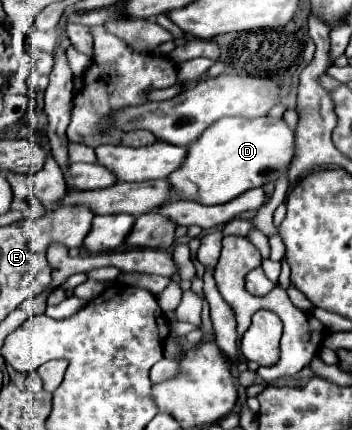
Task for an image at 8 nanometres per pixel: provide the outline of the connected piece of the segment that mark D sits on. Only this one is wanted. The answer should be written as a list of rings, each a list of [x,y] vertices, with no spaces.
[[[224,117],[212,123],[196,143],[188,145],[188,155],[180,169],[168,175],[168,183],[176,187],[178,199],[196,199],[204,205],[220,205],[240,193],[262,187],[288,169],[294,155],[294,131],[282,119],[272,117]]]

